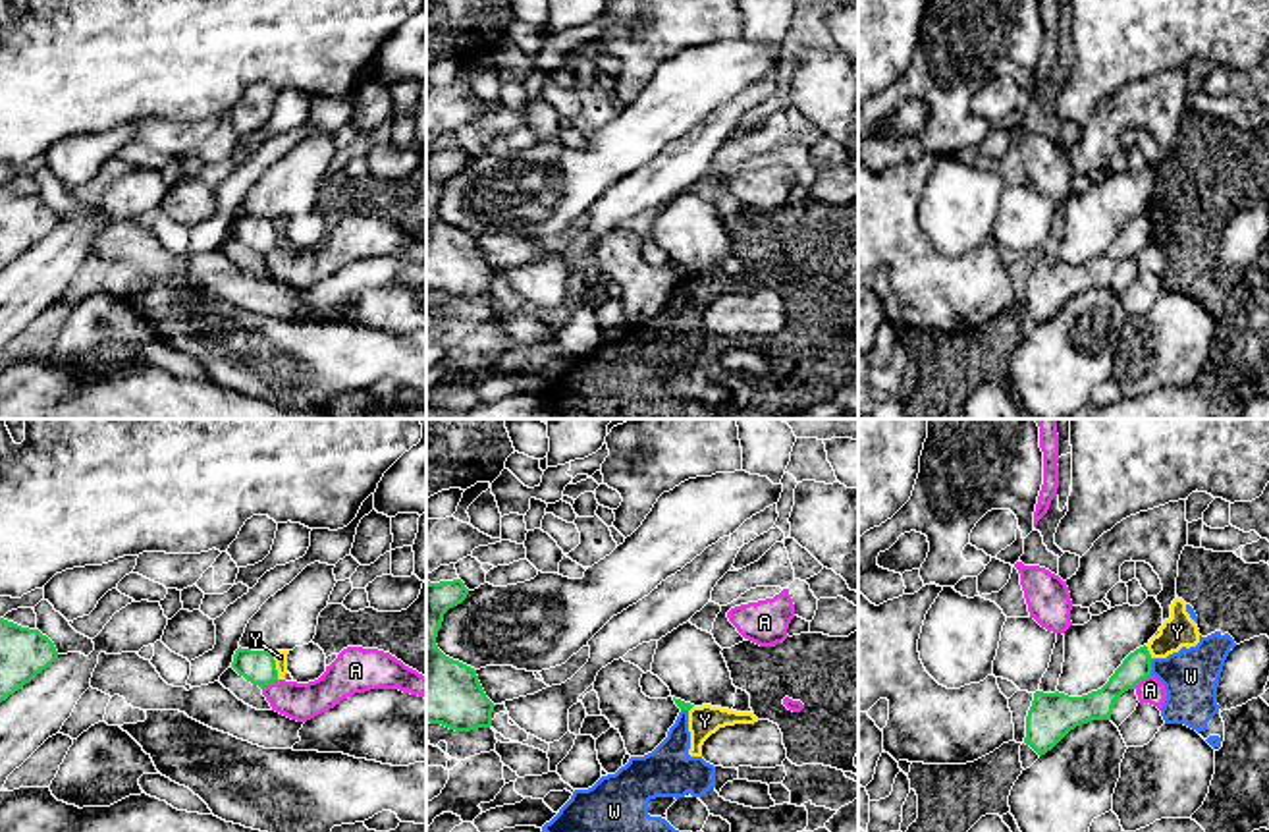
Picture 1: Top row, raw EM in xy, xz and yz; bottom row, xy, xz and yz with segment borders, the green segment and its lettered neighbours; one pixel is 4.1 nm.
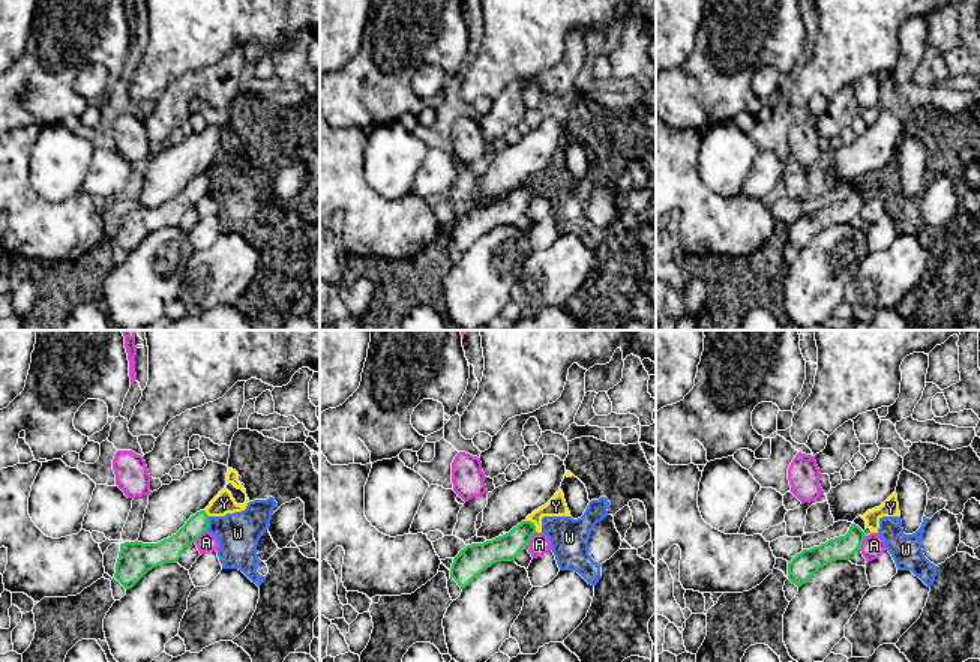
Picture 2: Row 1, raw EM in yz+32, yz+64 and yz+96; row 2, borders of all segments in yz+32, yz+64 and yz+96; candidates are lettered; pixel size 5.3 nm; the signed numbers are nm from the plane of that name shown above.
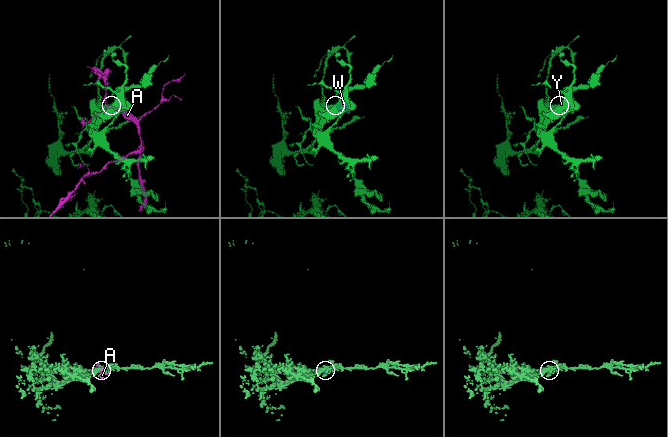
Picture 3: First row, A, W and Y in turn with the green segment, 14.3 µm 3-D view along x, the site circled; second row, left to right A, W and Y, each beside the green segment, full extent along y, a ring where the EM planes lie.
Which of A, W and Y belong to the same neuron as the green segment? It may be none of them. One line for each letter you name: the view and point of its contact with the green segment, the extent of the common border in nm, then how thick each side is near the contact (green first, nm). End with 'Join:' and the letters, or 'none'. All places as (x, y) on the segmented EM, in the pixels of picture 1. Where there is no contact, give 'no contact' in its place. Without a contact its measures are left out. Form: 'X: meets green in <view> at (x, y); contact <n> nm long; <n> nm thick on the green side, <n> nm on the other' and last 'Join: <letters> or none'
Join: none

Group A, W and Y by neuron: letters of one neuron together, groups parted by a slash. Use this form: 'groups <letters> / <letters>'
groups A / W Y

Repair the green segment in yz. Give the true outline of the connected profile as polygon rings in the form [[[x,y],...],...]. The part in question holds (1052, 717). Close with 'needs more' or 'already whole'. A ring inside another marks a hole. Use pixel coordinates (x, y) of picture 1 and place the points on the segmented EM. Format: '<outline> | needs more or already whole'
[[[1146,645],[1136,649],[1101,689],[1082,697],[1036,691],[1026,716],[1024,743],[1041,757],[1076,726],[1092,720],[1111,720],[1117,699],[1151,676],[1151,660]]] | already whole

